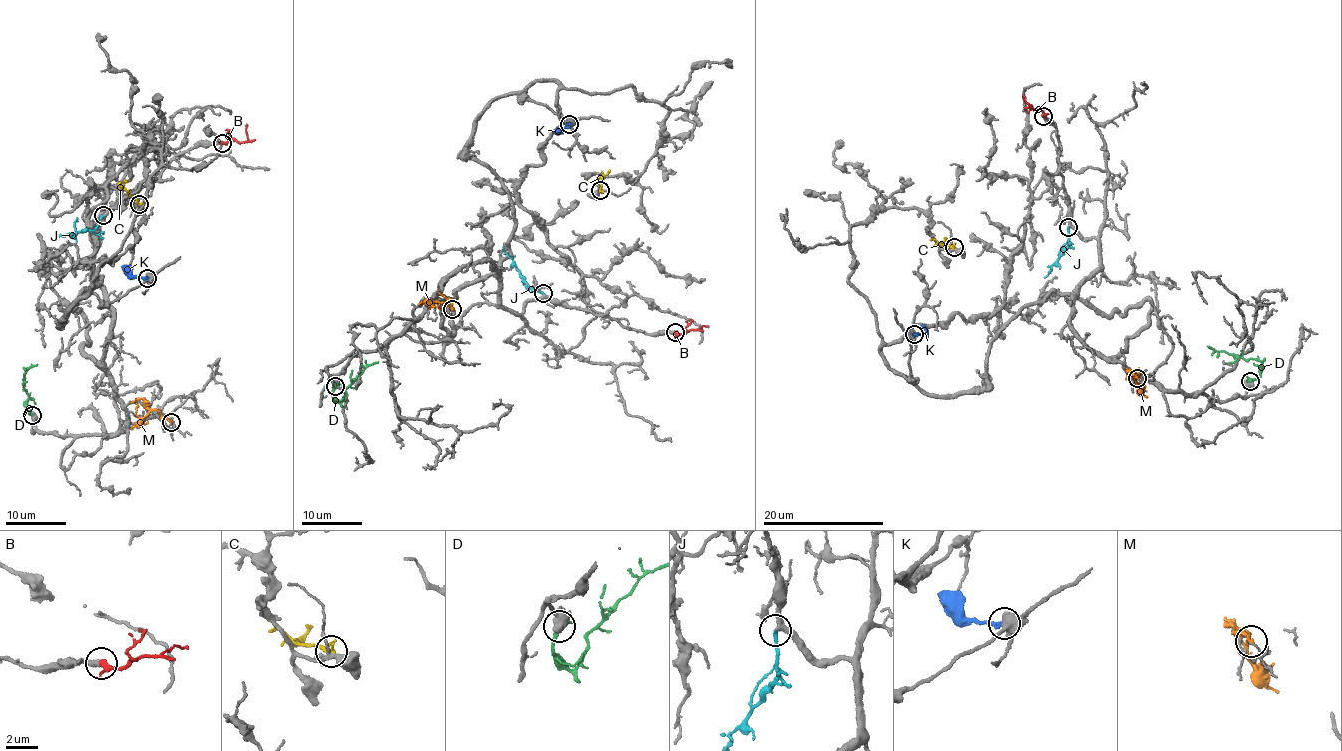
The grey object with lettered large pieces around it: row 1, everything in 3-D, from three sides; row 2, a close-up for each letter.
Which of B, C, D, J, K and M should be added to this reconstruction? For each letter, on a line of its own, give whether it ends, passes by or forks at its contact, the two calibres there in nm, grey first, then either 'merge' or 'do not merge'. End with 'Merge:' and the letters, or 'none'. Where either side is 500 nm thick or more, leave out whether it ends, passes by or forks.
B: it ends; calibres 380 and 360 nm; merge
C: it passes by; calibres 320 and 180 nm; do not merge
D: it passes by; calibres 480 and 160 nm; merge
J: it ends; calibres 320 and 200 nm; merge
K: it ends; calibres 440 and 170 nm; do not merge
M: it ends; calibres 70 and 180 nm; do not merge
Merge: B, D, J

